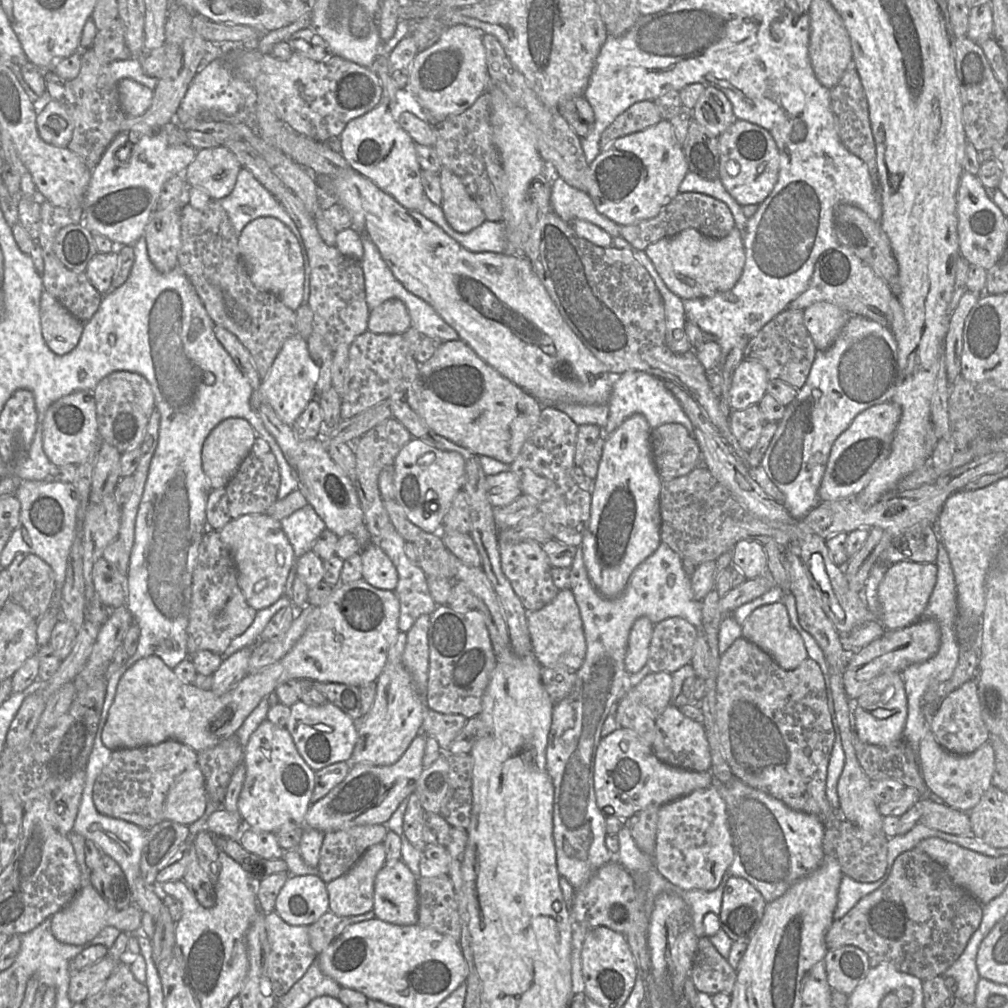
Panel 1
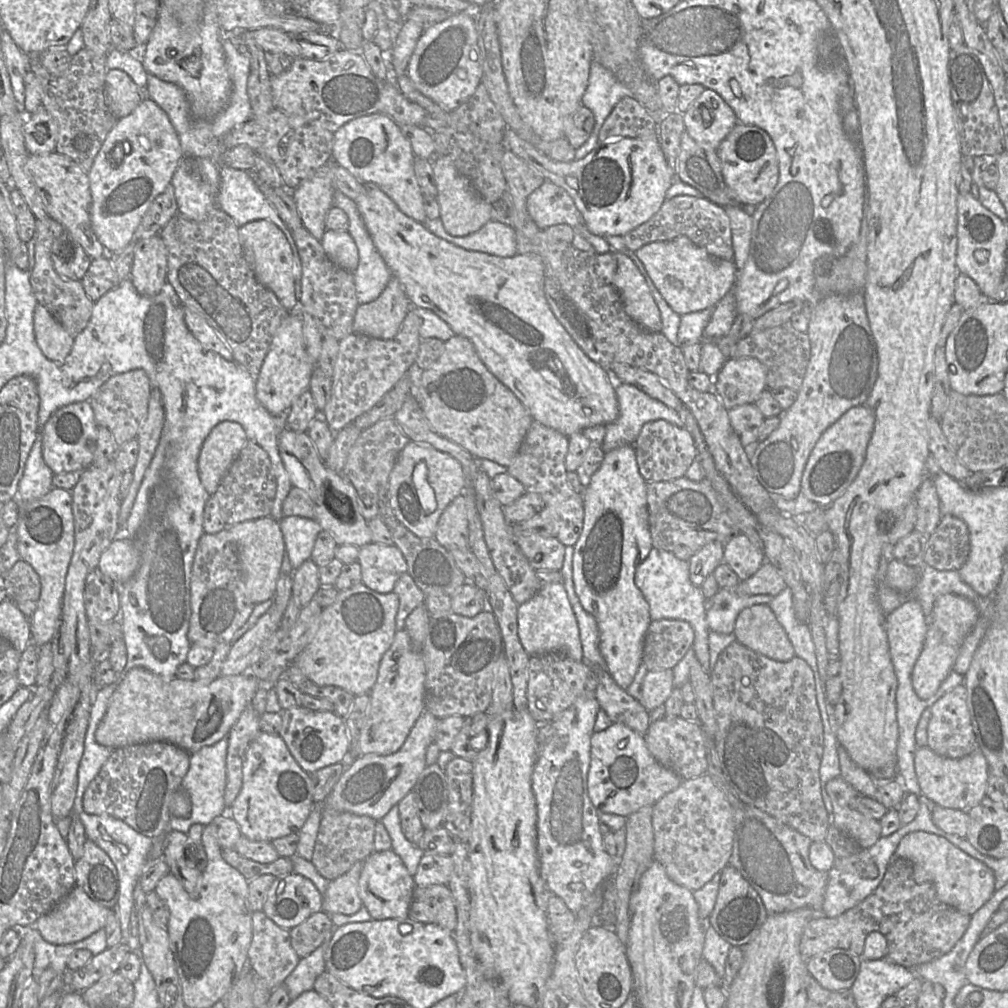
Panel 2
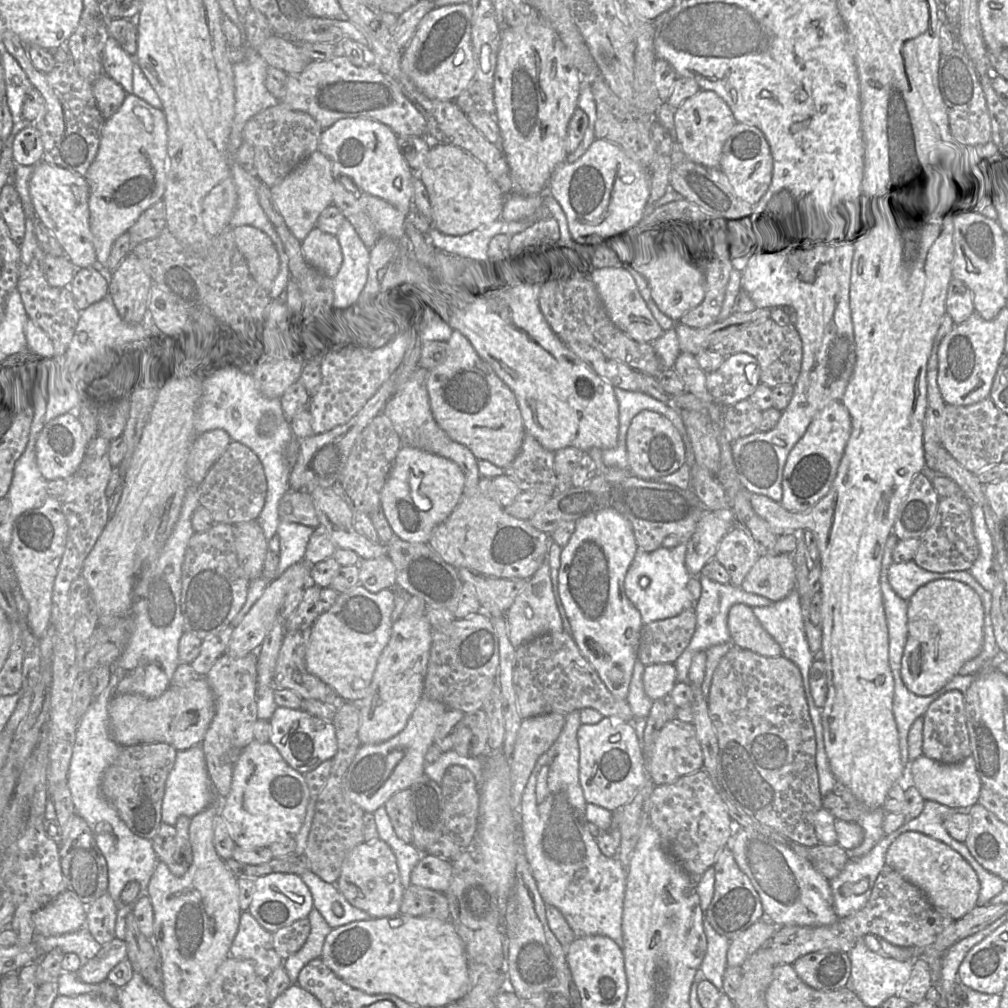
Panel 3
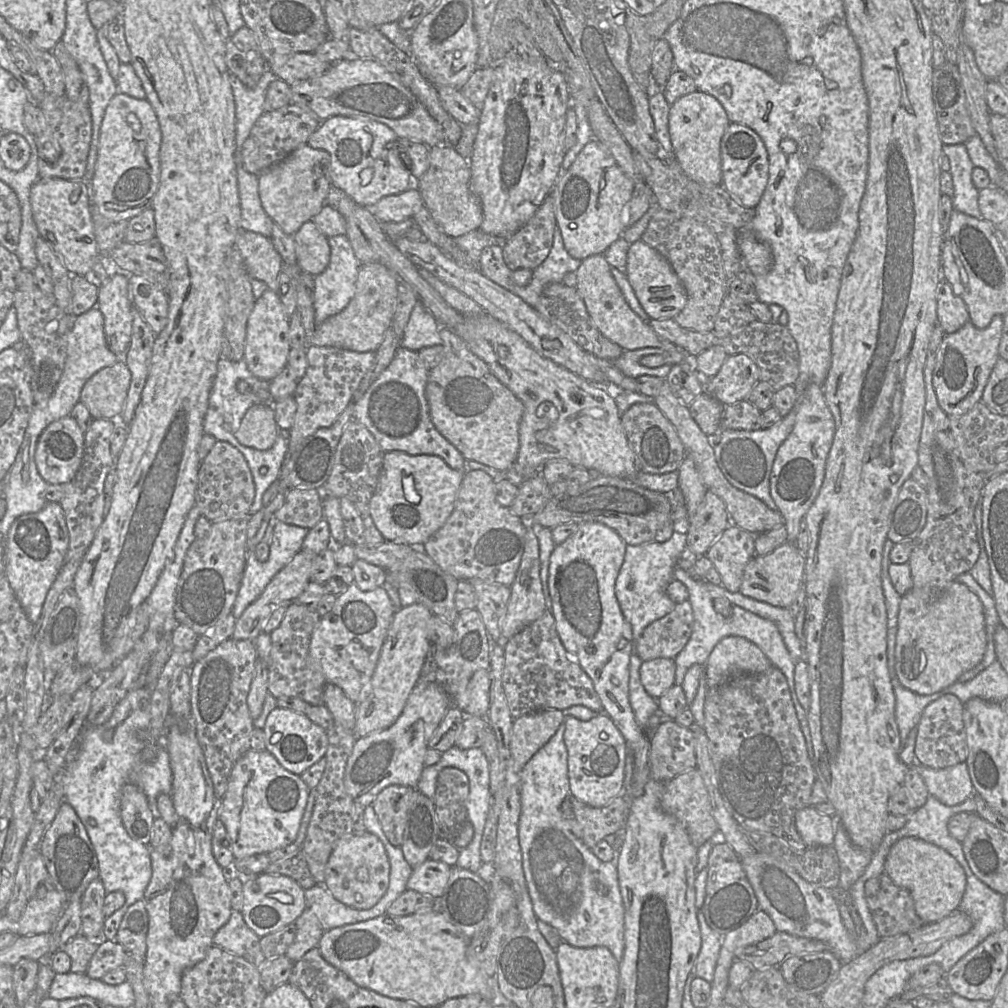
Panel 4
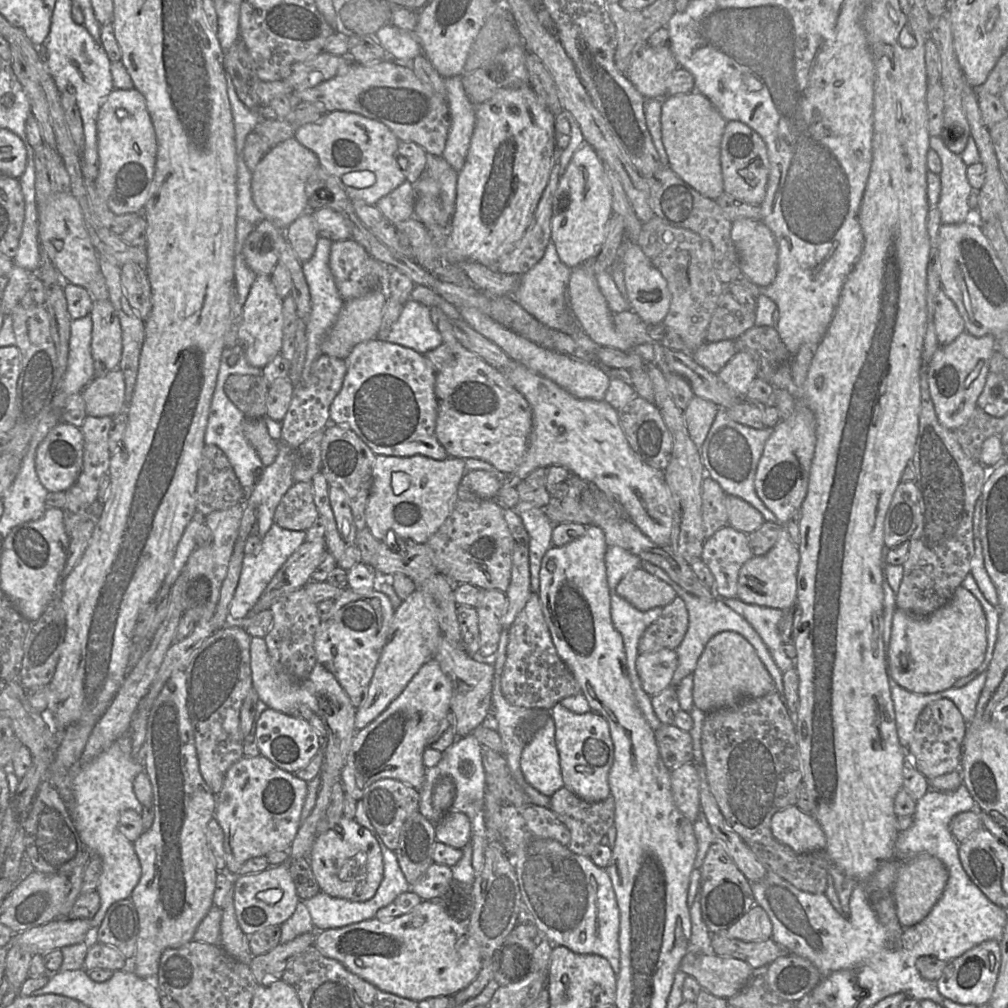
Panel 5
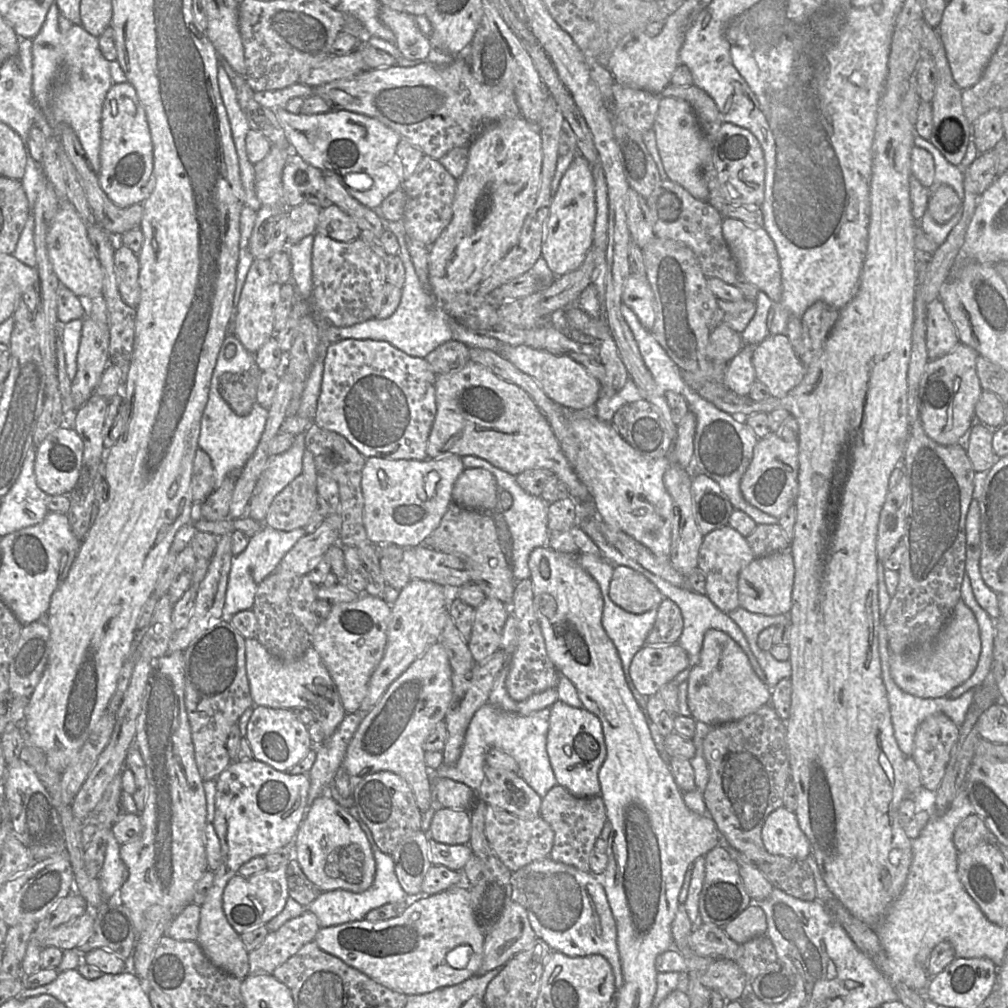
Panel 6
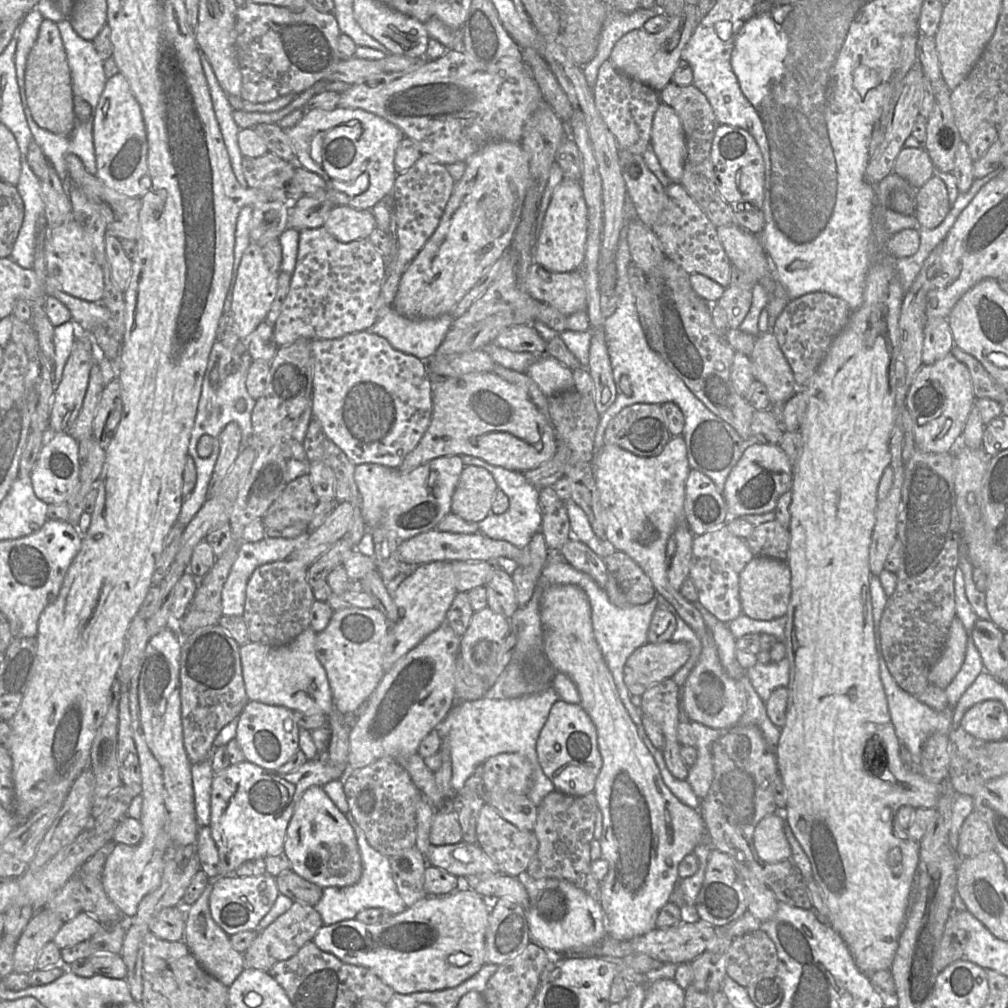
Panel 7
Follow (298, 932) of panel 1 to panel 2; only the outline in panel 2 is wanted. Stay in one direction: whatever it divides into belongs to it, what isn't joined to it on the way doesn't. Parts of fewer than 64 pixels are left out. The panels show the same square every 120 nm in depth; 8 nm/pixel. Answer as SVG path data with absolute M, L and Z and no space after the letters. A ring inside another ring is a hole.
M254 911L247 967L266 982L270 991L284 984L300 959L291 946L289 930L276 925L262 911Z

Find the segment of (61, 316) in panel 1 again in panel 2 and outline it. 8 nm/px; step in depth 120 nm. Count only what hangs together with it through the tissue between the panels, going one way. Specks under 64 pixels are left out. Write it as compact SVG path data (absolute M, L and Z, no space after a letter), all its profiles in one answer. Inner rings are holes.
M40 304L33 315L35 341L43 355L51 361L64 361L72 349L74 337Z

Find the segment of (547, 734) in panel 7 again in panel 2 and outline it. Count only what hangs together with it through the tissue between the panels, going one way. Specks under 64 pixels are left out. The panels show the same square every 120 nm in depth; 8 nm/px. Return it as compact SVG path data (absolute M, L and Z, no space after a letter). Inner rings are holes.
M612 722L605 730L593 732L590 744L587 789L599 812L628 817L644 806L653 806L685 780L662 766L650 754L644 736L624 724Z

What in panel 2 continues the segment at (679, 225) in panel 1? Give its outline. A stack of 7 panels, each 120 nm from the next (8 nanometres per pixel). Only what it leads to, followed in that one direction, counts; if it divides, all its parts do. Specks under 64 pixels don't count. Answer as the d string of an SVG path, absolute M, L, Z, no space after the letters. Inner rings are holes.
M675 196L666 199L660 209L646 222L626 233L623 238L634 253L642 246L656 241L670 241L685 236L716 259L733 261L730 221L725 209L704 197Z

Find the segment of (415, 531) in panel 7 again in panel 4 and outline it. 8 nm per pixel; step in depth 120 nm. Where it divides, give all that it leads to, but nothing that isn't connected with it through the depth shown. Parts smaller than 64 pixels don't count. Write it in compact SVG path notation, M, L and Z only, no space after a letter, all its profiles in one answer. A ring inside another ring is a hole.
M398 450L385 452L369 504L375 526L385 540L423 549L424 543L445 524L454 510L463 474L436 455L409 455Z

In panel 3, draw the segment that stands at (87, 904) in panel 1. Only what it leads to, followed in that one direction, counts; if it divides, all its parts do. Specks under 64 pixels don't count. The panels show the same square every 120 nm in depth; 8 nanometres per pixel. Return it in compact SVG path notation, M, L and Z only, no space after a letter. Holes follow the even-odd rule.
M64 891L41 909L32 913L37 933L57 936L72 933L86 925L86 904L72 892Z

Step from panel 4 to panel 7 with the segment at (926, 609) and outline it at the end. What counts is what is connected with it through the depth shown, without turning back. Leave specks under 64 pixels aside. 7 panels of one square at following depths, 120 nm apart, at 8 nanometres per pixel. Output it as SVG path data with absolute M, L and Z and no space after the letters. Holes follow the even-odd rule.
M954 617L948 631L943 652L940 658L938 659L938 661L935 663L935 665L932 667L932 669L929 672L928 679L931 684L940 687L942 689L946 689L949 686L949 684L955 678L955 676L960 671L963 665L968 639L969 639L969 635L966 629L964 628L961 620L958 617Z

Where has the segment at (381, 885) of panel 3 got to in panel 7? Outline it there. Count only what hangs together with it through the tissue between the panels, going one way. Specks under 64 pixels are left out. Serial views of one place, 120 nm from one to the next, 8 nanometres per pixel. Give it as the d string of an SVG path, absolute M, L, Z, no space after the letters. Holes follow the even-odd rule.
M319 786L308 788L296 803L286 830L283 852L289 859L290 869L323 889L354 885L362 875L355 832L345 815Z

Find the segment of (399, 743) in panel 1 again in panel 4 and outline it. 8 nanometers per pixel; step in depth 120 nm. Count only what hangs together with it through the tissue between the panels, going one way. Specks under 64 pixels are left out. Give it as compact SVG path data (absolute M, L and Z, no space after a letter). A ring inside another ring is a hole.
M420 602L395 611L372 675L370 689L362 690L359 697L361 703L356 704L354 733L357 737L390 727L402 713L412 689L420 679L429 649L428 622L432 615Z

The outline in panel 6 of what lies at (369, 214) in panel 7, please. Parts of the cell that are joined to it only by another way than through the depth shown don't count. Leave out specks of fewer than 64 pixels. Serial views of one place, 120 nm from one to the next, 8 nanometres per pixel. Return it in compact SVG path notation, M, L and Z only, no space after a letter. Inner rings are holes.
M332 204L322 209L315 233L321 233L340 242L351 242L360 238L361 232L351 216Z

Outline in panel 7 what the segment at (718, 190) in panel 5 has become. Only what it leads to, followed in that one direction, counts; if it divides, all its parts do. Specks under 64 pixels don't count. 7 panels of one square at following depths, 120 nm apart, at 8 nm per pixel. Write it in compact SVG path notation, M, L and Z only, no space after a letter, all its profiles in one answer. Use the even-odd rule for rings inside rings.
M660 103L652 123L651 146L666 176L680 183L687 147L681 120L673 108Z

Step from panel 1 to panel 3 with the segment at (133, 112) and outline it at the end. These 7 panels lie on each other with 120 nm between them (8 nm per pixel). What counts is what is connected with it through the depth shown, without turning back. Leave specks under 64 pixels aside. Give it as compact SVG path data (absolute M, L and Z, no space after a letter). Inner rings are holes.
M102 73L93 83L93 95L101 115L106 120L118 111L127 93L119 83Z

